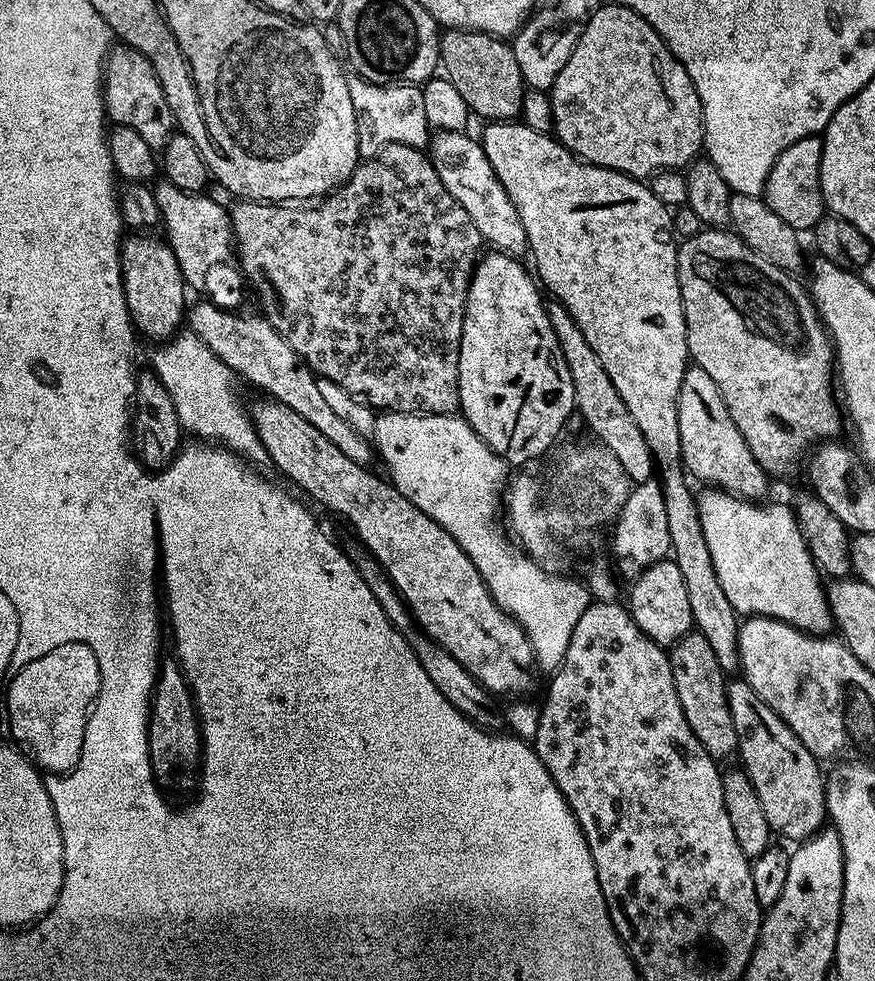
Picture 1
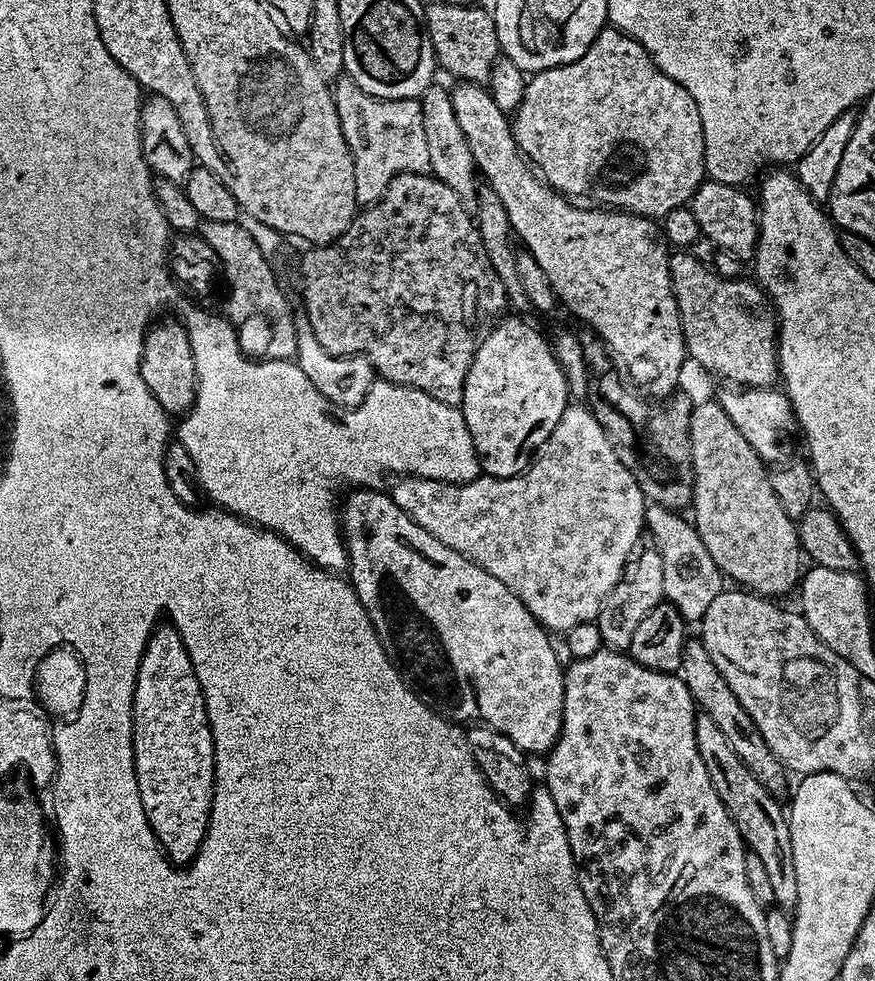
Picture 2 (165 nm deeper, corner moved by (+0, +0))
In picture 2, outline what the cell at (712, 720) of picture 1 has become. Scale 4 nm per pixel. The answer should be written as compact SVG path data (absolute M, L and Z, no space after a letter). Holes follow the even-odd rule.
M697 715L694 726L694 742L698 742L698 754L710 782L722 798L730 818L736 823L738 834L749 852L758 854L770 877L774 889L775 905L785 910L795 909L798 902L798 870L794 870L794 846L790 838L790 826L785 809L780 809L780 800L764 788L762 782L747 768L730 741L722 734L721 727L708 715Z

